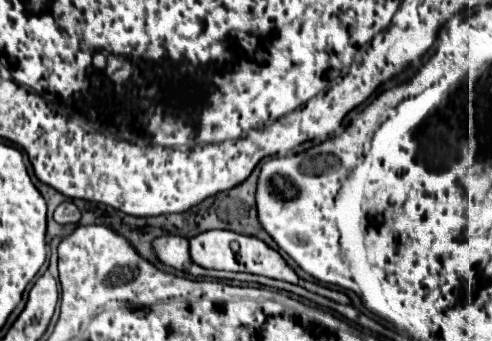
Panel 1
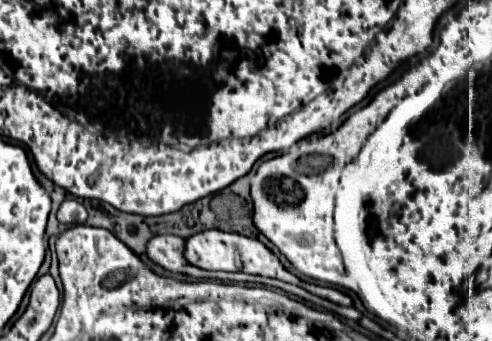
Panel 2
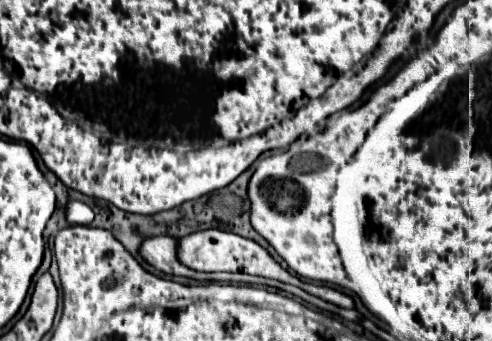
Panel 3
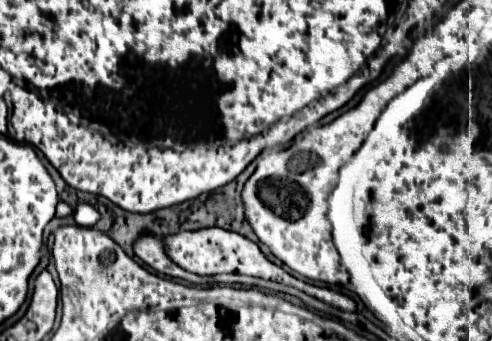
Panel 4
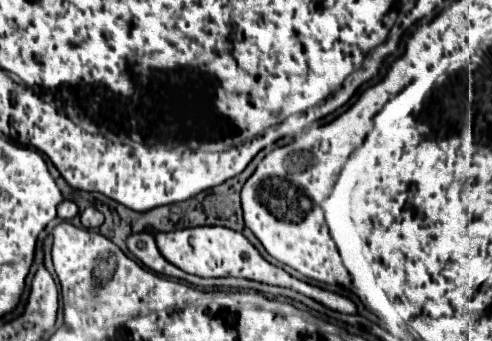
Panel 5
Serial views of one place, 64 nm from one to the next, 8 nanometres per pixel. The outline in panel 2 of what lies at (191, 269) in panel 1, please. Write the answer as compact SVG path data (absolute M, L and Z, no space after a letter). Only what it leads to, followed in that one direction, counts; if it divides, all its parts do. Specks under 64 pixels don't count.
M154 236L150 242L148 242L148 256L156 262L156 264L160 264L162 268L166 268L166 270L170 270L170 272L178 272L178 274L186 274L186 276L194 276L194 278L198 278L198 280L222 280L222 282L250 282L250 284L262 284L262 286L274 286L274 288L280 288L280 290L284 290L284 292L288 292L288 294L294 294L294 296L298 296L298 298L302 298L302 300L308 300L308 302L312 302L312 304L316 304L316 306L320 306L320 308L324 308L324 310L328 310L328 312L334 312L334 314L338 314L338 316L342 316L342 318L348 318L348 320L360 320L360 312L356 310L356 308L346 308L346 306L338 306L338 304L334 304L334 302L330 302L330 300L324 300L324 298L320 298L320 296L314 296L314 294L310 294L308 290L304 290L304 288L300 288L300 286L292 286L292 284L286 284L286 282L282 282L282 280L274 280L274 278L264 278L264 276L252 276L252 274L242 274L242 272L208 272L208 270L200 270L200 268L196 268L196 266L192 266L192 264L188 264L186 260L184 260L184 238L178 238L178 236Z

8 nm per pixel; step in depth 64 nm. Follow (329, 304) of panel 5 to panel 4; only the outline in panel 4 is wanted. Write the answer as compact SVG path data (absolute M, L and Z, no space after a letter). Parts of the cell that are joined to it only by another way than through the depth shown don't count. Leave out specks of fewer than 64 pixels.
M202 228L202 230L194 230L194 232L180 232L180 234L172 234L166 236L164 240L168 240L168 256L172 256L172 260L176 260L176 264L180 264L184 270L194 272L194 274L202 274L202 276L210 276L210 274L222 274L222 272L238 272L238 274L246 274L246 276L258 276L264 280L278 280L282 284L294 286L306 294L312 294L318 300L324 300L326 304L332 304L340 310L348 310L354 312L356 304L352 298L330 290L330 288L322 288L322 286L314 286L308 284L304 280L294 278L292 274L288 274L284 268L280 268L278 264L270 262L262 250L258 248L256 242L230 232L230 230L222 230L222 228Z

